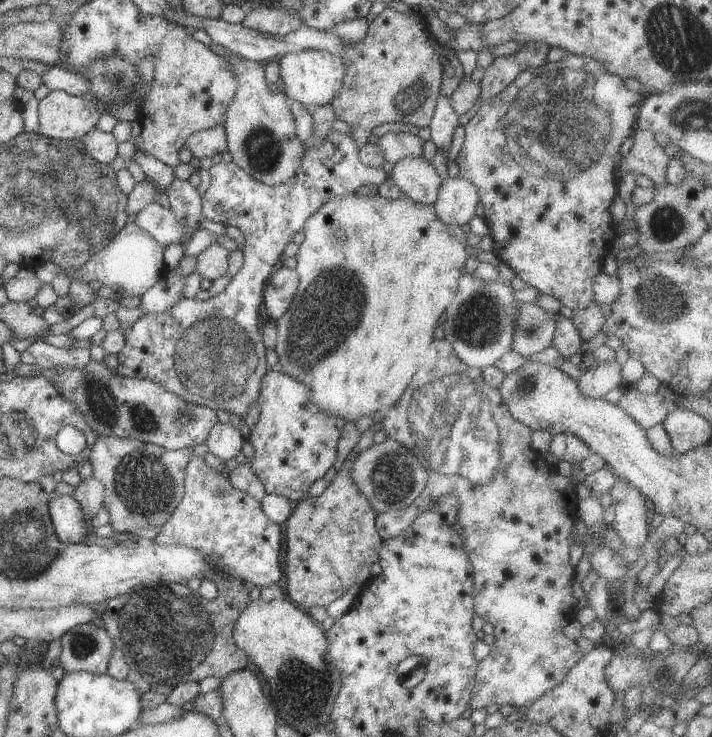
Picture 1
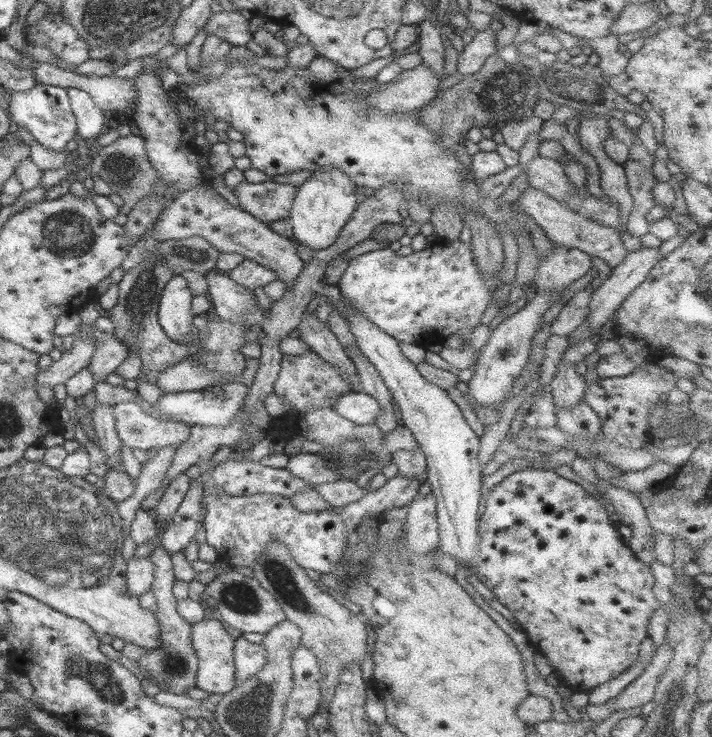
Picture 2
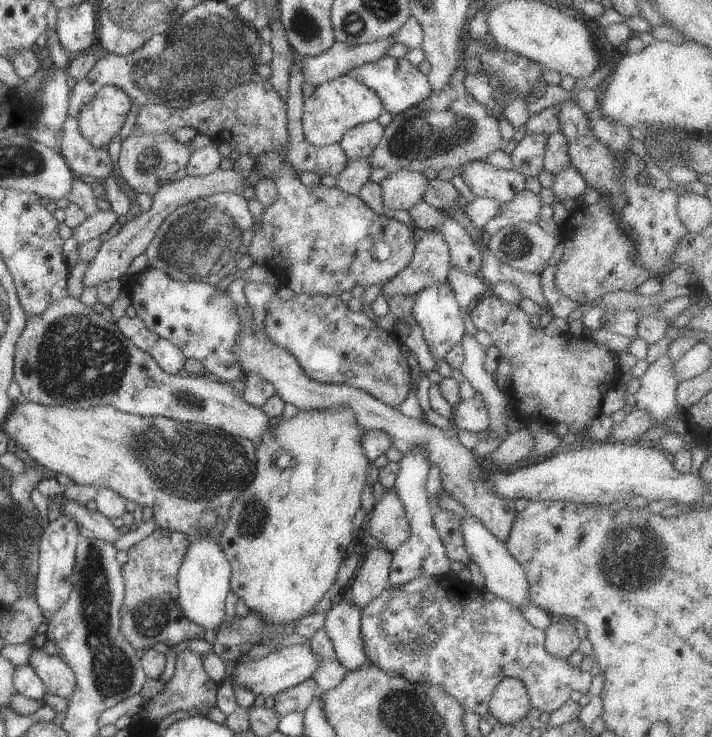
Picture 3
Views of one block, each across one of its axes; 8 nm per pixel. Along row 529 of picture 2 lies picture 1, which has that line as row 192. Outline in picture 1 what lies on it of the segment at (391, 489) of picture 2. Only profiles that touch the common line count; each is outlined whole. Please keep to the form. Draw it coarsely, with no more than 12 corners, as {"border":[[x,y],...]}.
{"border":[[332,131],[280,185],[209,170],[202,218],[242,269],[127,332],[114,371],[246,417],[269,371],[265,286],[323,205],[378,188]]}

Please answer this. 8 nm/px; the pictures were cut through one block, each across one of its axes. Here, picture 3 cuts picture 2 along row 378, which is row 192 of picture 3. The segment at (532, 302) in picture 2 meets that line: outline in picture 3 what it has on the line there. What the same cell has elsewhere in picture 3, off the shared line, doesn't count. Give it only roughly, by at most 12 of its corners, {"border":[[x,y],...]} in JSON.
{"border":[[484,161],[456,170],[474,196],[504,204],[525,176]]}

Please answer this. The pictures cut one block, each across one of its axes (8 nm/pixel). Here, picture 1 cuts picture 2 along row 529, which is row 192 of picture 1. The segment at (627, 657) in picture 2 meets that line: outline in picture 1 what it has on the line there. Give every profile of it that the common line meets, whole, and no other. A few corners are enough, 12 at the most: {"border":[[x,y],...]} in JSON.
{"border":[[569,54],[482,102],[455,160],[494,253],[596,302],[644,91]]}

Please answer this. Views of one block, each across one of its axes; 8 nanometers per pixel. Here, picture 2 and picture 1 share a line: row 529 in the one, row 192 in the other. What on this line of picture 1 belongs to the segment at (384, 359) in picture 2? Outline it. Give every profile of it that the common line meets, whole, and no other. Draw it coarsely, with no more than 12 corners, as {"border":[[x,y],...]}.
{"border":[[448,176],[434,206],[441,222],[462,227],[475,216],[478,188]]}

